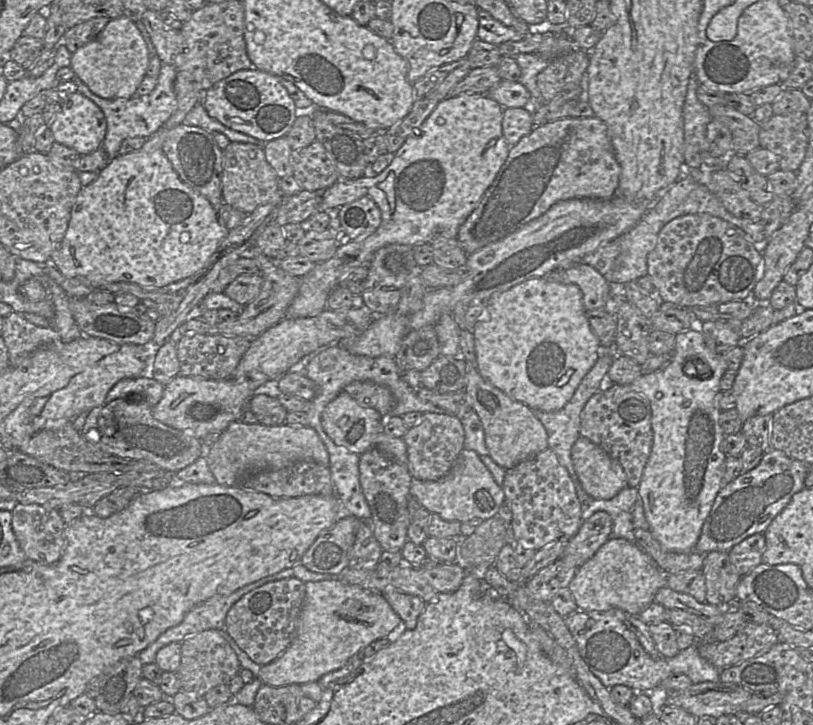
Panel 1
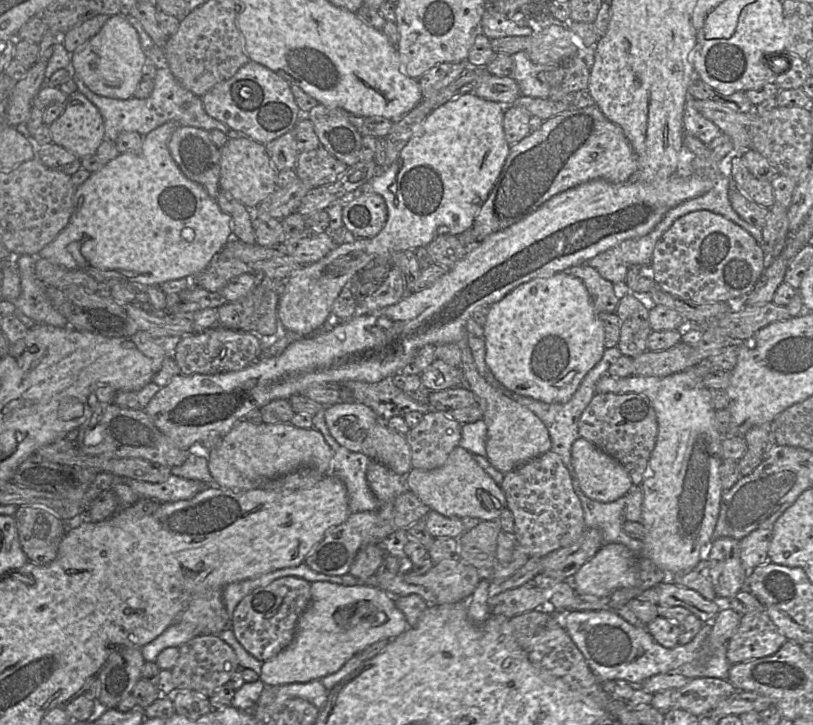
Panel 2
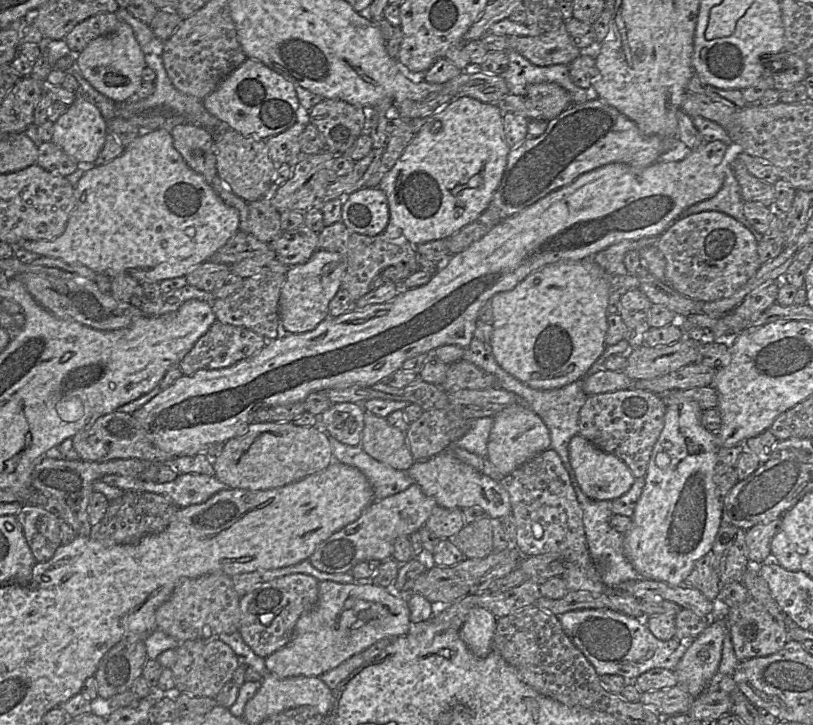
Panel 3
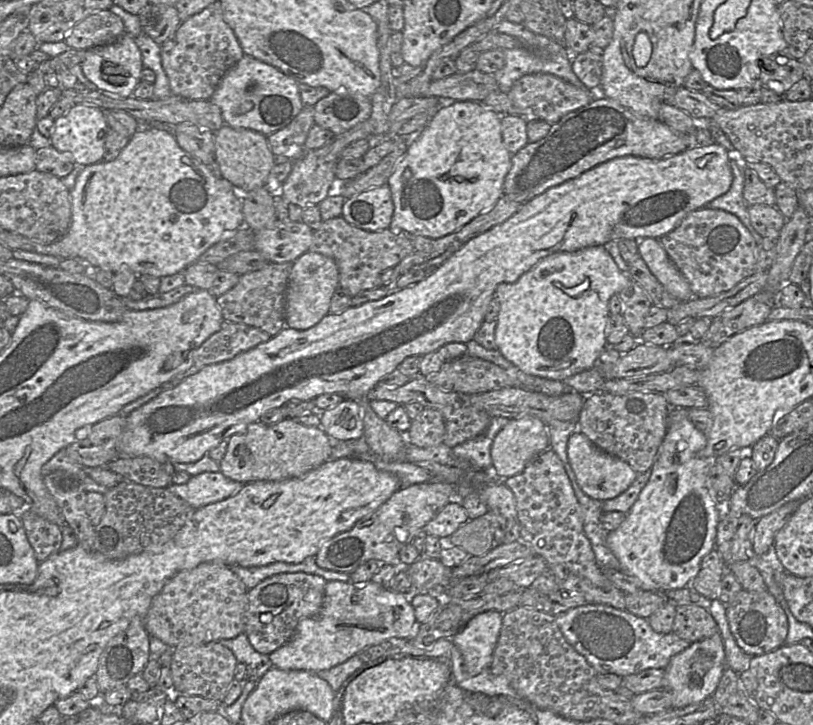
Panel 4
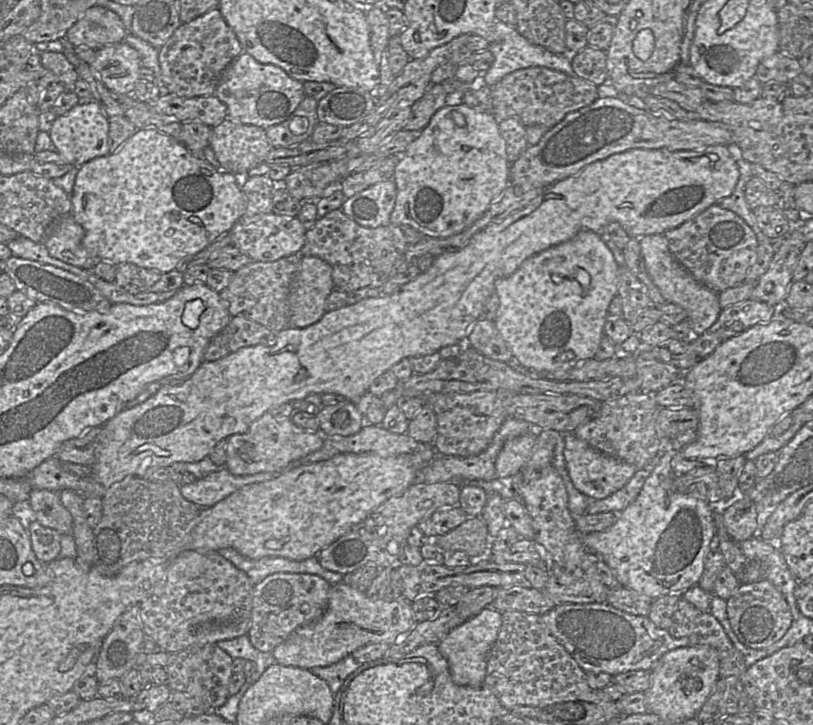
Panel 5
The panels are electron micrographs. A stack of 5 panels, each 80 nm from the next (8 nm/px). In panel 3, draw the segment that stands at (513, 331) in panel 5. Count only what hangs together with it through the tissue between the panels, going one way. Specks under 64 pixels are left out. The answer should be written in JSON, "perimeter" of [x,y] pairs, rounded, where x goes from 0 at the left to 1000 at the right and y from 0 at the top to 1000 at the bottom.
{"perimeter":[[[729,356],[685,361],[653,377],[630,400],[610,404],[603,412],[606,457],[601,474],[611,502],[659,538],[684,537],[717,523],[745,479],[747,422],[752,401],[759,400],[765,407],[775,399],[786,399],[786,393],[782,379],[748,378]]]}

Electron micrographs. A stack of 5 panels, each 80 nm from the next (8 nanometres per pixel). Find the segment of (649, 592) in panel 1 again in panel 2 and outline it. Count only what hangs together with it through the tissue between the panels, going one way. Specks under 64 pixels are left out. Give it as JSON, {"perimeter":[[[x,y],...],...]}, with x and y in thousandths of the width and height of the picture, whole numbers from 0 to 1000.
{"perimeter":[[[749,749],[696,800],[701,800],[708,819],[747,823],[759,812],[780,810],[785,794],[781,766],[765,749]]]}

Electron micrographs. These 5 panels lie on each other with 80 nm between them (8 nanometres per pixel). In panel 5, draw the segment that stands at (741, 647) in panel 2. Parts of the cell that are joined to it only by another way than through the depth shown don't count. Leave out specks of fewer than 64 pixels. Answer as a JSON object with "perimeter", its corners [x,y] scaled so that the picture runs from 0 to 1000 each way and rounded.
{"perimeter":[[[941,799],[910,806],[894,828],[894,850],[909,884],[925,895],[948,891],[966,876],[974,861],[974,848],[964,822]]]}

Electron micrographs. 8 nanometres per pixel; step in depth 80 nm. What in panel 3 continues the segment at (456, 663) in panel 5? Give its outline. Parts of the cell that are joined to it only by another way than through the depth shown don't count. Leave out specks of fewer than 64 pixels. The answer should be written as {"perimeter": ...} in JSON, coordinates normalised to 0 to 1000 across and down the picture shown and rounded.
{"perimeter":[[[585,836],[578,841],[565,874],[584,905],[593,908],[605,898],[611,857],[597,839]]]}

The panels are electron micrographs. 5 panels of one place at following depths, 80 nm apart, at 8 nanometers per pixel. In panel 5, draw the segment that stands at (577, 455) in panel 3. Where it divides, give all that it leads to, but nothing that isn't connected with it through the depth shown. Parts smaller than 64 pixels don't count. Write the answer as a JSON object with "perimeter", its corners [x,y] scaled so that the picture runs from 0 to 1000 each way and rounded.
{"perimeter":[[[705,597],[694,599],[694,632],[706,670],[727,688],[742,688],[764,674],[782,652],[782,646],[756,630],[743,626]]]}

